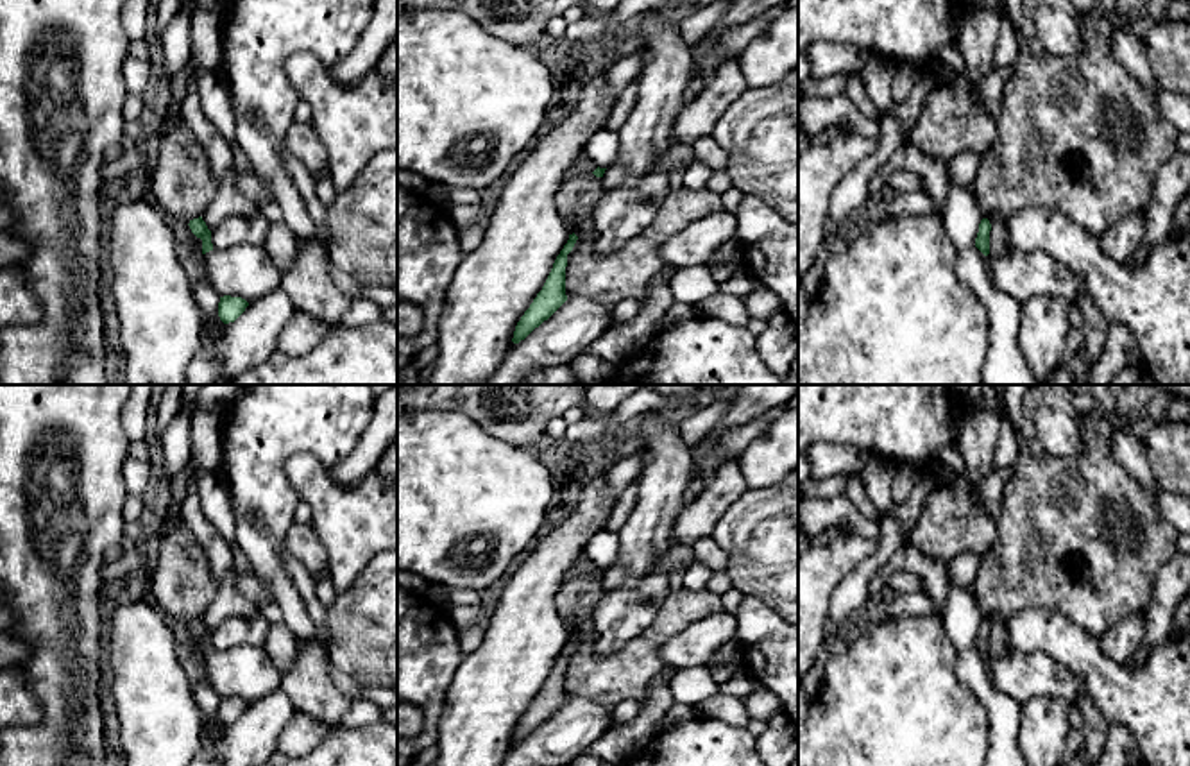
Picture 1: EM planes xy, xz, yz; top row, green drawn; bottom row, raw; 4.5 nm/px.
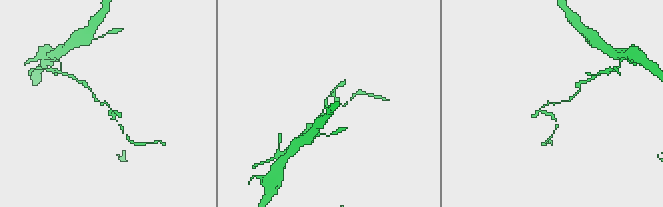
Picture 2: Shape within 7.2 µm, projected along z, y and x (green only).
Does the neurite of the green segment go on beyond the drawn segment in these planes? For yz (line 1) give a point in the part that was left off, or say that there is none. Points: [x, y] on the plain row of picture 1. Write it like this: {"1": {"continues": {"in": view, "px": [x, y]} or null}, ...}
{"1": {"continues": null}}

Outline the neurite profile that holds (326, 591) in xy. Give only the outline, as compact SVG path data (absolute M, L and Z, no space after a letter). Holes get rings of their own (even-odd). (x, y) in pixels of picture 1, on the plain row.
M324 558L324 566L320 571L320 576L317 580L317 596L322 601L322 605L327 609L338 596L333 580L331 580L331 571L329 571L329 564L327 558Z

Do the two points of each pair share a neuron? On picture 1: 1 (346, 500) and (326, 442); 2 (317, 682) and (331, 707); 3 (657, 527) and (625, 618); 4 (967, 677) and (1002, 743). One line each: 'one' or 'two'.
1: two
2: one
3: one
4: one

